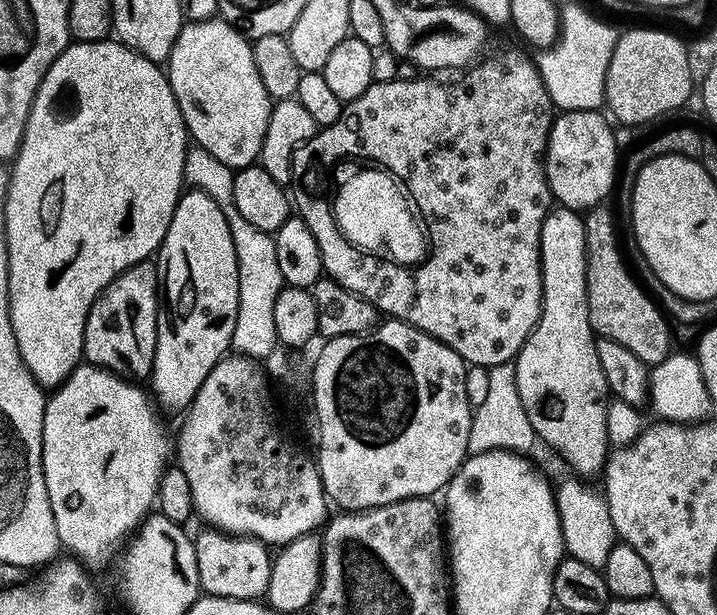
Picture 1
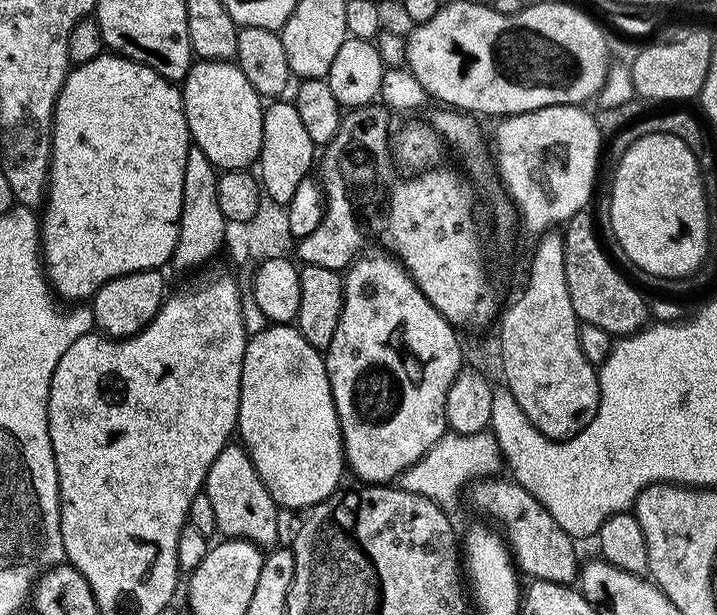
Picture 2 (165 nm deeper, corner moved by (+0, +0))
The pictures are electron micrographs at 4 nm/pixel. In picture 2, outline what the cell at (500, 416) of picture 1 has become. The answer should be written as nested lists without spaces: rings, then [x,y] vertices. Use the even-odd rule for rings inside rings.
[[[488,430],[478,434],[458,435],[454,431],[448,431],[436,443],[418,463],[412,464],[398,478],[398,486],[410,490],[411,493],[422,494],[430,498],[440,508],[452,510],[456,504],[456,494],[464,484],[473,480],[495,475],[502,468],[500,446],[496,436]]]

